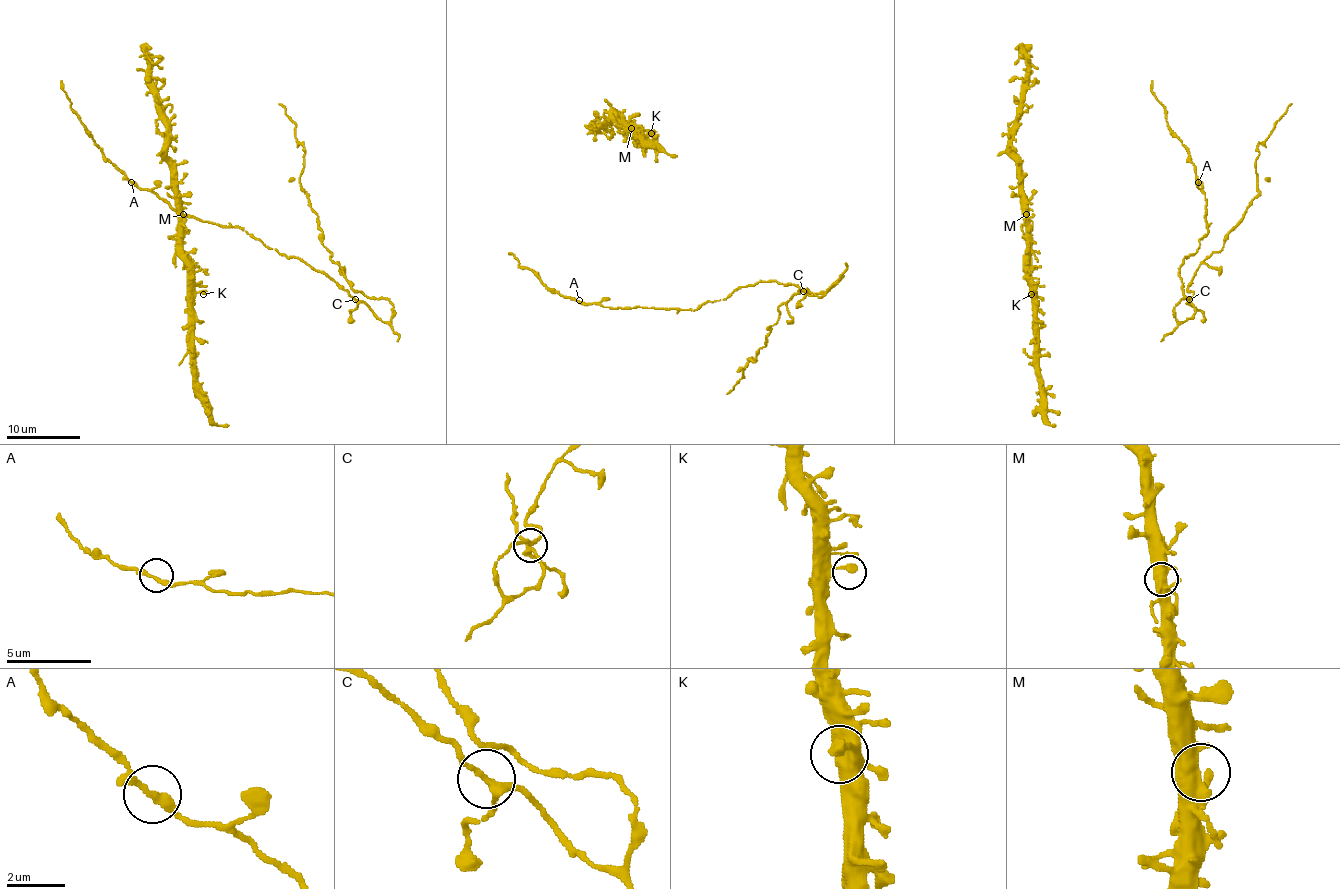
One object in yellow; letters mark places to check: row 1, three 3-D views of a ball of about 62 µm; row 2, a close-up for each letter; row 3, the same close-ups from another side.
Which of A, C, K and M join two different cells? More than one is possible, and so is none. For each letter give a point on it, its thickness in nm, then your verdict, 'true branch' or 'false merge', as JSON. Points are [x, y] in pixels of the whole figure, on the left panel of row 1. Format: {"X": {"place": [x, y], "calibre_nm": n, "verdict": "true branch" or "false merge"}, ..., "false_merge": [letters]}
{"A": {"place": [131, 182], "calibre_nm": 220, "verdict": "true branch"}, "C": {"place": [355, 299], "calibre_nm": 220, "verdict": "true branch"}, "K": {"place": [203, 294], "calibre_nm": 400, "verdict": "true branch"}, "M": {"place": [183, 214], "calibre_nm": 460, "verdict": "true branch"}, "false_merge": []}

